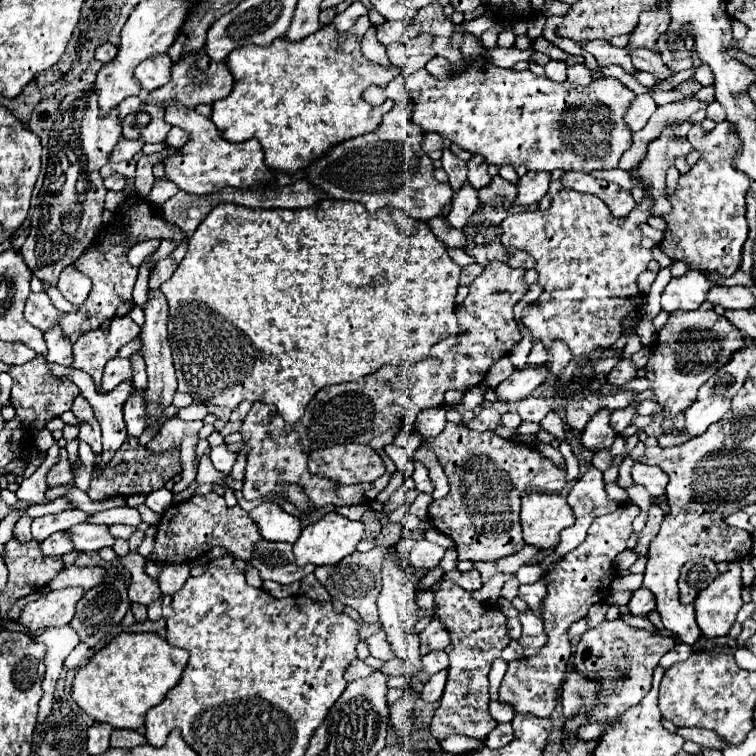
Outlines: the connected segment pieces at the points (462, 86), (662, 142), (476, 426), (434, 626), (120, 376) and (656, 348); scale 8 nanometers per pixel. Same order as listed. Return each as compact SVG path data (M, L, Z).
M487 58L469 62L461 74L449 74L439 80L425 68L406 78L406 88L415 100L413 122L423 132L437 132L445 140L459 144L461 148L481 154L489 166L525 166L527 170L611 170L619 166L621 156L631 146L631 128L625 122L625 114L635 100L635 92L613 78L593 78L587 86L577 86L571 80L553 82L547 76L535 76L531 70L511 70L491 64Z
M677 124L667 126L661 134L647 144L647 154L637 168L631 170L631 176L649 188L651 198L651 216L663 216L671 212L669 198L665 196L665 174L669 166L691 152L691 144L687 138L673 136Z
M483 408L471 422L467 422L467 426L471 430L497 430L497 426L501 424L501 414L495 408Z
M433 616L429 620L429 624L419 632L419 642L421 642L421 646L419 646L421 654L433 652L433 650L443 650L449 644L449 630L437 616Z
M115 358L109 360L105 370L103 370L103 378L101 378L101 390L113 390L119 382L133 378L133 370L131 370L131 362L127 358Z
M703 302L697 310L677 310L669 314L667 324L661 328L653 344L653 358L647 362L647 378L653 382L651 390L655 392L655 402L665 406L665 414L657 414L645 432L649 436L663 434L659 426L661 420L665 416L677 416L679 412L687 410L693 404L699 386L705 384L727 362L727 356L731 356L731 352L741 346L741 330L735 328L725 316L715 314L713 306L707 302Z

